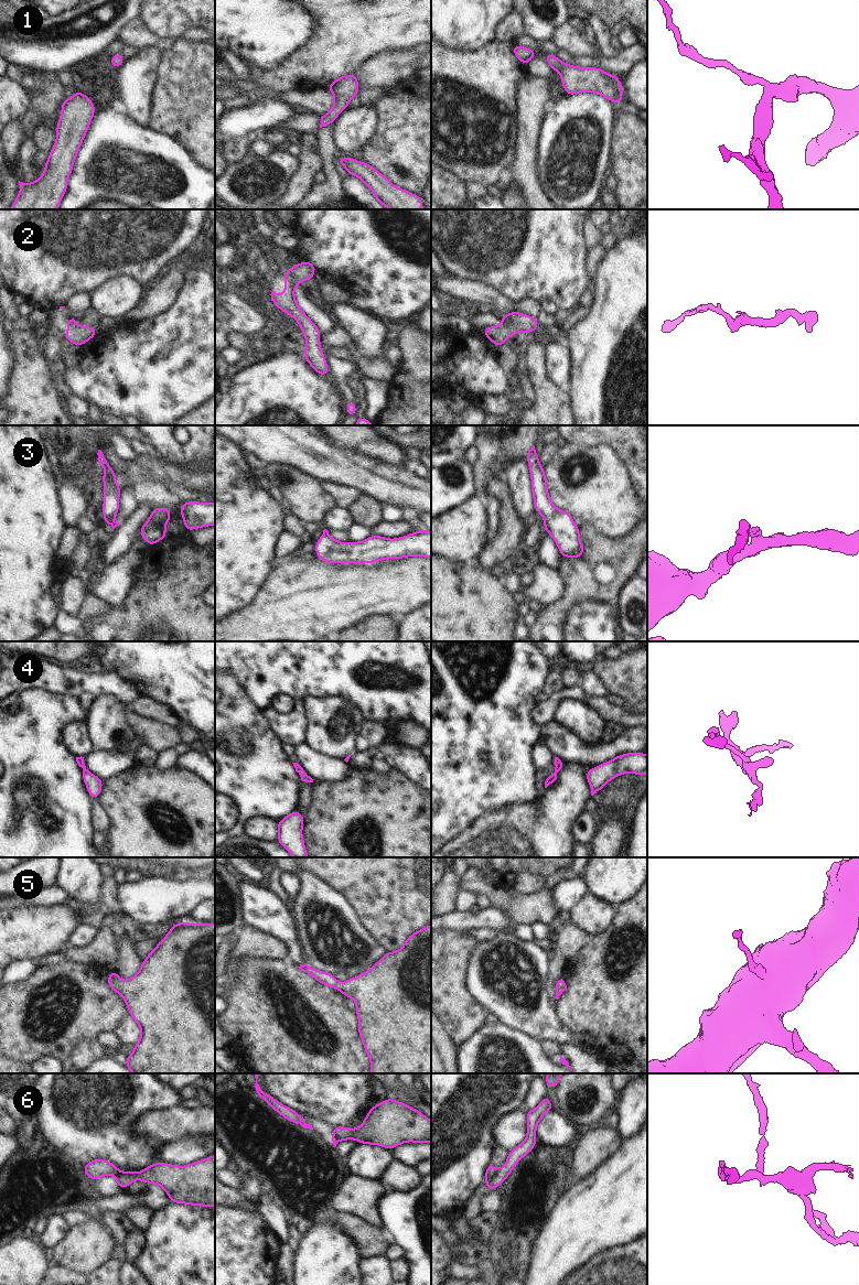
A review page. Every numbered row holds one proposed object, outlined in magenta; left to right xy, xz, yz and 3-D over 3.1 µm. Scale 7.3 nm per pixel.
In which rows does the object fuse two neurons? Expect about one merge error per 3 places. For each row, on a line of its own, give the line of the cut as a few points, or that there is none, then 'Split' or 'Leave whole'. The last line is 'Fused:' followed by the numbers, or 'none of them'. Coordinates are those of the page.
1: No split. Leave whole
2: No split. Leave whole
3: No split. Leave whole
4: No split. Leave whole
5: No split. Leave whole
6: Split along yz (497, 1169), (491, 1179), (485, 1180). Split
Fused: 6

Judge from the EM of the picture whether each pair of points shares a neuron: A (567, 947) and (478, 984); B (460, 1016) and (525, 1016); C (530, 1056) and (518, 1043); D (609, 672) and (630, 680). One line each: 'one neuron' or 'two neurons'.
A: two neurons
B: two neurons
C: one neuron
D: one neuron

